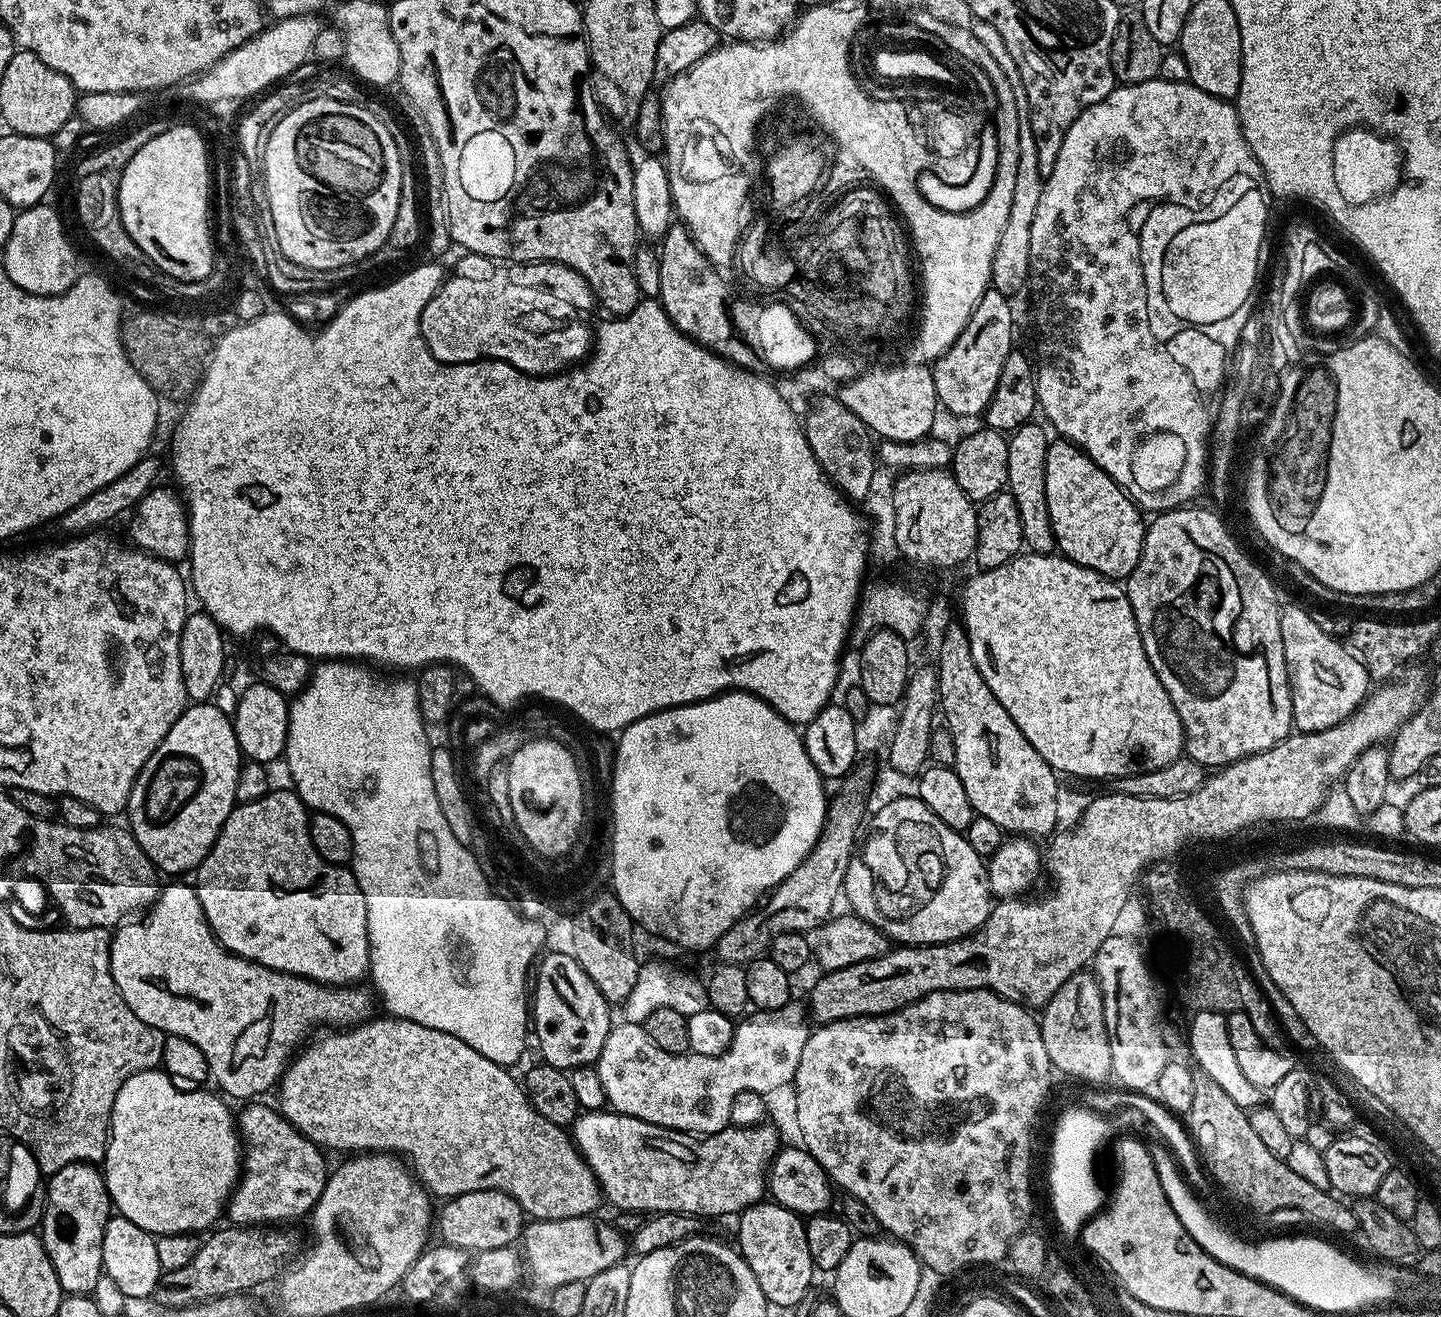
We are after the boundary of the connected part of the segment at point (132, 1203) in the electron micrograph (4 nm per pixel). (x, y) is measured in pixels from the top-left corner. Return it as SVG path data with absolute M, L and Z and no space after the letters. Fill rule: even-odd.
M153 1070L150 1072L139 1072L130 1078L118 1090L118 1098L114 1098L112 1107L112 1127L108 1137L108 1149L102 1161L102 1171L104 1181L108 1187L108 1194L112 1197L115 1211L124 1216L134 1226L142 1226L142 1230L165 1236L171 1232L190 1232L193 1234L203 1233L203 1228L211 1229L219 1216L226 1208L226 1201L232 1194L232 1189L236 1187L242 1171L242 1141L238 1131L237 1121L234 1119L234 1112L231 1112L224 1103L223 1095L212 1092L200 1092L204 1090L188 1090L192 1092L183 1092L183 1087L178 1086L177 1081L173 1080L167 1072L163 1070Z

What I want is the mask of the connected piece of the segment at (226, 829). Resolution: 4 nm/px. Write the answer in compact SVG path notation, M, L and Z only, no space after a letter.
M271 790L256 801L232 809L214 846L195 869L198 902L202 902L216 941L235 956L318 984L355 985L370 972L366 898L347 867L326 862L314 850L308 829L309 809L295 791L287 791Z

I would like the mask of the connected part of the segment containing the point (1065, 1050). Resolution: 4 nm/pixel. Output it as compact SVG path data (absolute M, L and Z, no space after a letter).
M1081 970L1066 978L1044 1005L1038 1019L1046 1054L1057 1073L1065 1072L1076 1080L1085 1080L1083 1083L1088 1086L1103 1085L1103 1080L1112 1076L1102 990L1091 971Z

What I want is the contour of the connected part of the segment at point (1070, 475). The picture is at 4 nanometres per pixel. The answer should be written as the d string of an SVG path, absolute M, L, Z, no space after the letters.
M1063 438L1053 439L1048 445L1048 453L1046 454L1046 506L1050 510L1050 522L1054 530L1057 549L1068 559L1073 560L1075 564L1086 566L1090 570L1108 577L1109 580L1117 582L1123 581L1134 570L1134 566L1138 566L1138 558L1142 554L1142 546L1144 545L1144 529L1146 527L1145 521L1140 521L1141 509L1136 501L1119 484L1113 482L1077 444L1071 444L1071 442Z

